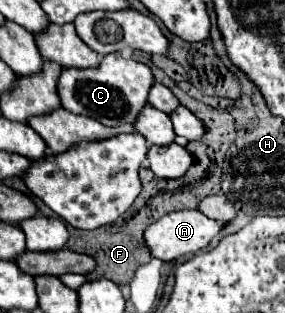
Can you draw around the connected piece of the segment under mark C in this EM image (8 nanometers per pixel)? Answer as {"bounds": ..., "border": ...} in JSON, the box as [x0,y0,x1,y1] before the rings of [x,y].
{"bounds":[57,53,153,127],"border":[[[109,53],[101,59],[95,69],[75,69],[63,67],[57,79],[57,93],[61,105],[77,115],[87,115],[107,127],[117,127],[119,123],[135,123],[139,109],[147,103],[147,93],[153,85],[151,69],[139,61],[125,59],[121,53]]]}

